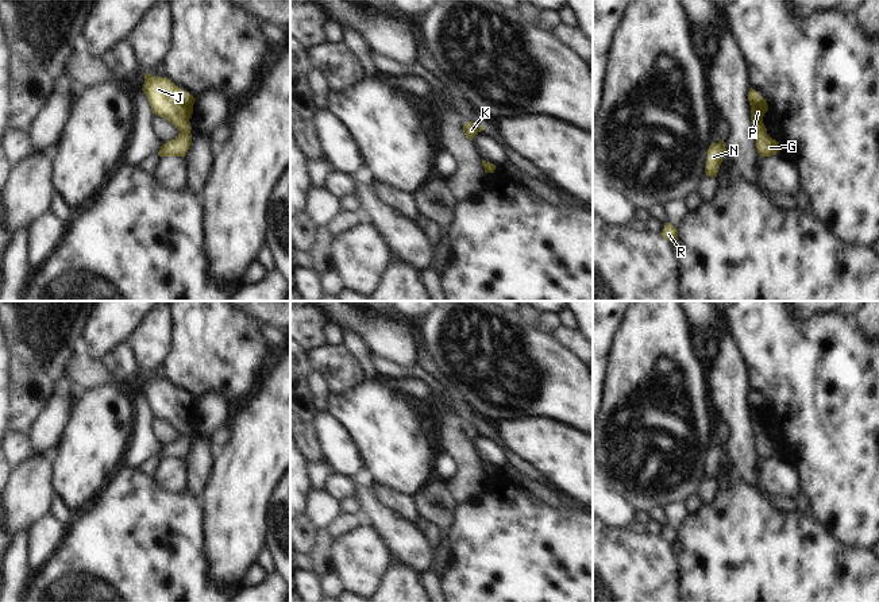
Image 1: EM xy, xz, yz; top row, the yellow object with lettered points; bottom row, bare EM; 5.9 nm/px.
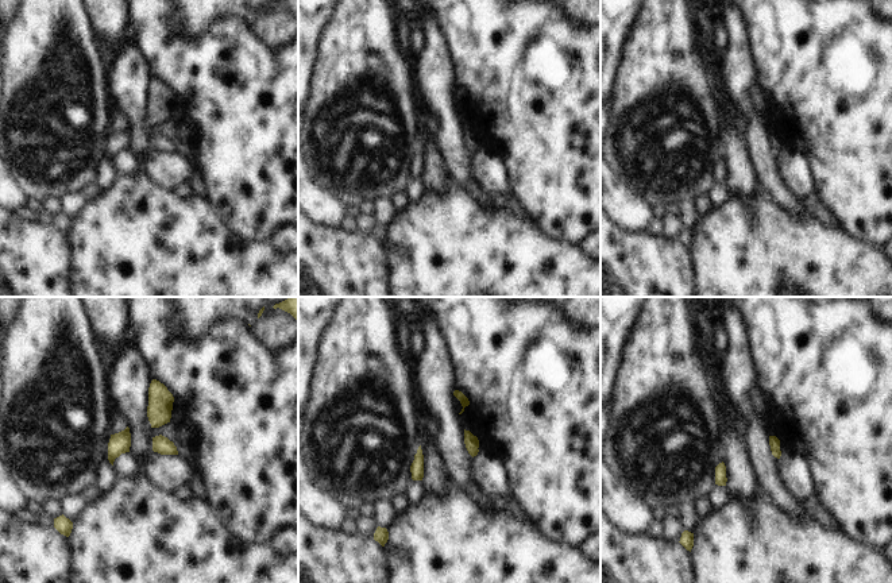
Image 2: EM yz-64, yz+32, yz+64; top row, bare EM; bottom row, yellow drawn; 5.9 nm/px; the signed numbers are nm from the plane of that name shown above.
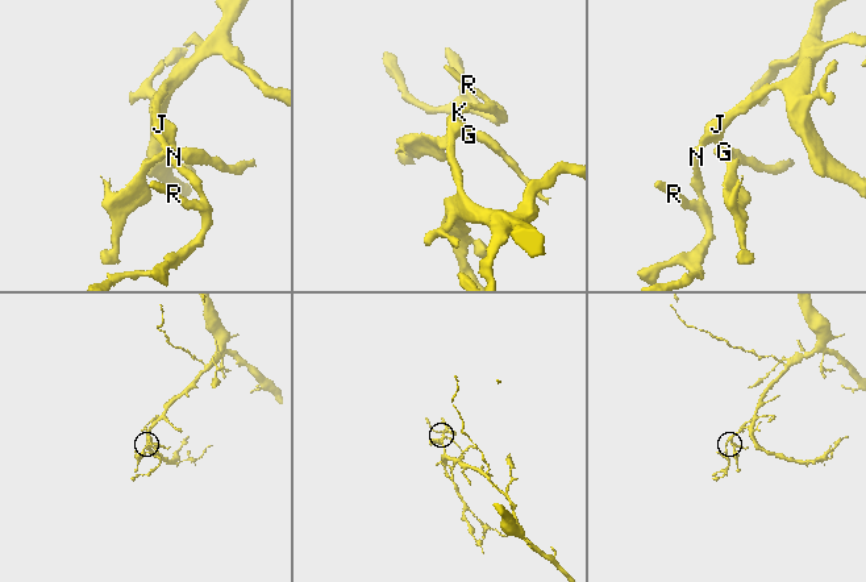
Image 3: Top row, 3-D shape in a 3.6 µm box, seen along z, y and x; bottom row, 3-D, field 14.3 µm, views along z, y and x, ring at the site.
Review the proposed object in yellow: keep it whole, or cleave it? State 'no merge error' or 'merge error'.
merge error

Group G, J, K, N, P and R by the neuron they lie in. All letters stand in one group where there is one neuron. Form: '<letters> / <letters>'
G / J K N P R

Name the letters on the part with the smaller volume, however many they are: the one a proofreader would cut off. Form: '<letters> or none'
G

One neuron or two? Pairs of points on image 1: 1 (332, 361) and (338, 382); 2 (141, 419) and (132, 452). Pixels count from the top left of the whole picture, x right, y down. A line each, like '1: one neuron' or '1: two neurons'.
1: one neuron
2: one neuron

